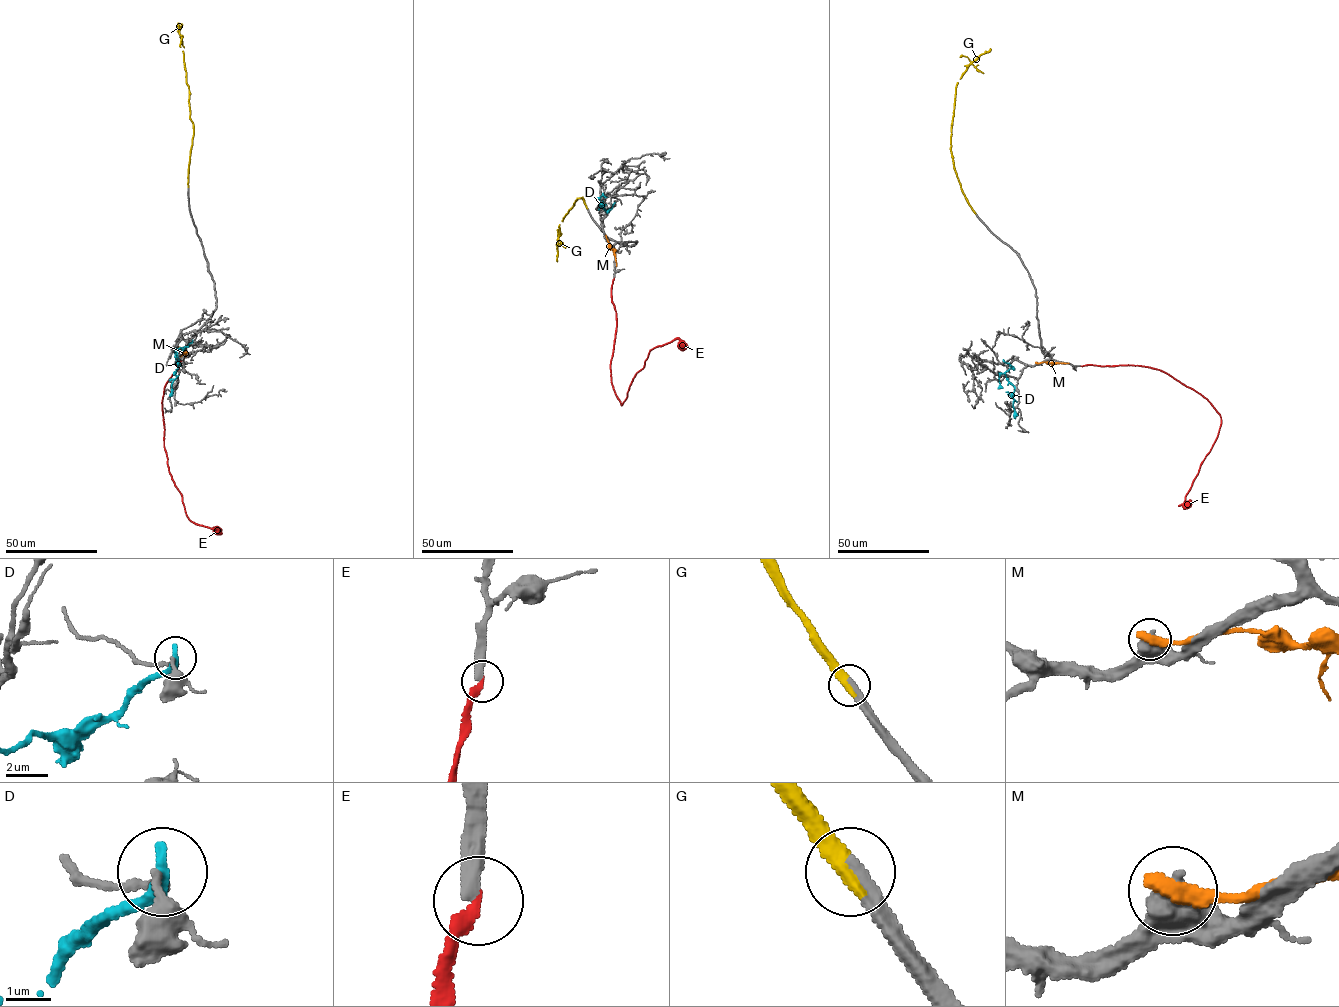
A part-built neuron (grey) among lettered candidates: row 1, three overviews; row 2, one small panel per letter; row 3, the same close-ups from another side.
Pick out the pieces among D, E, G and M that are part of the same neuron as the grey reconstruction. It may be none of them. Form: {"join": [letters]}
{"join": ["E", "G"]}

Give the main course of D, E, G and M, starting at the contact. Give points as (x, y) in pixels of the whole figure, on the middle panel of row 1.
D: (614, 202), (607, 210), (601, 204)
E: (614, 278), (611, 302), (616, 331), (610, 365), (611, 383), (621, 404), (651, 349), (676, 339), (686, 348)
G: (587, 208), (583, 197), (577, 198), (559, 224), (557, 261)
M: (606, 236), (616, 266)

